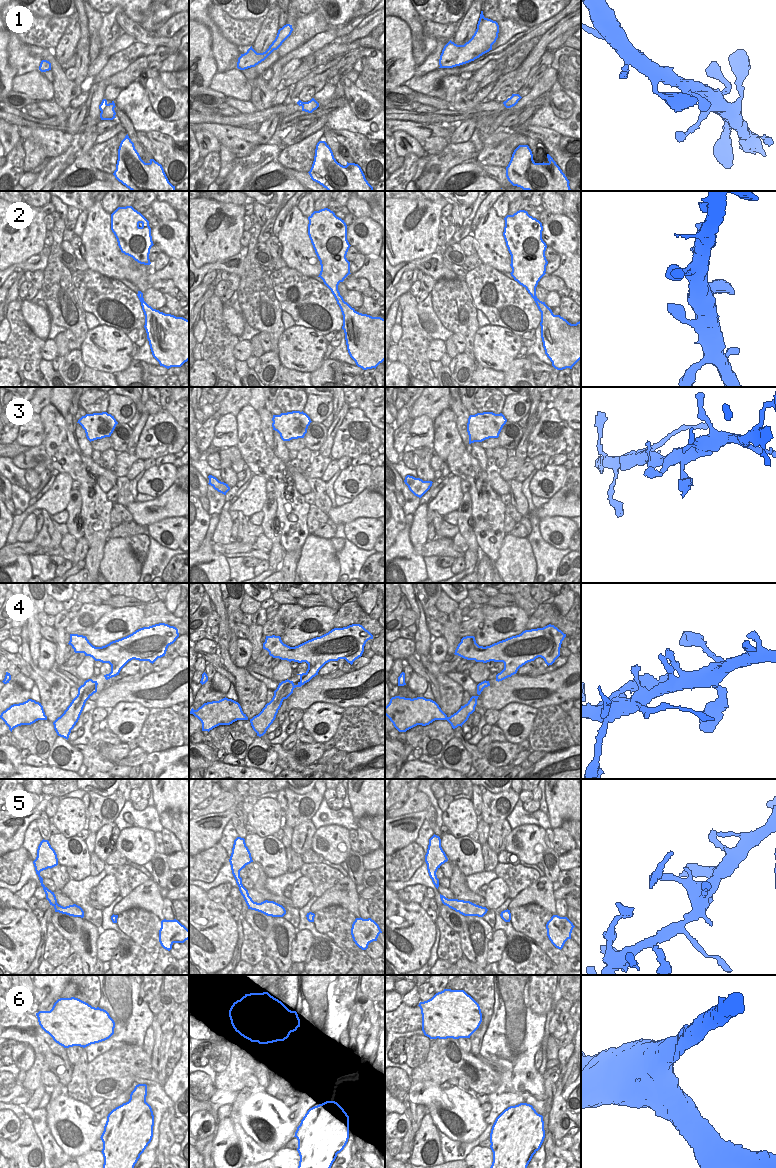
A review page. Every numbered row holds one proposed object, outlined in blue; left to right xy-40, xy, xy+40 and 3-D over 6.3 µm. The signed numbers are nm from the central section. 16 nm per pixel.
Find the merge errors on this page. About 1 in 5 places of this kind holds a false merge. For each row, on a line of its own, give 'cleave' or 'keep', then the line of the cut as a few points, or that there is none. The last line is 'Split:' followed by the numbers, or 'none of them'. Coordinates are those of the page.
1: keep; no cut
2: keep; no cut
3: keep; no cut
4: keep; no cut
5: cleave; cut in xy along (241, 883), (239, 887)
6: keep; no cut
Split: 5

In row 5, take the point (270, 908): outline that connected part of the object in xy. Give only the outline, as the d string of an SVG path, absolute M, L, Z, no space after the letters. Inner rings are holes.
M241 884L239 887L239 891L243 896L248 909L258 911L272 917L283 917L286 914L285 908L274 901L265 900L261 903L254 902L249 896L248 890L243 886L243 884Z

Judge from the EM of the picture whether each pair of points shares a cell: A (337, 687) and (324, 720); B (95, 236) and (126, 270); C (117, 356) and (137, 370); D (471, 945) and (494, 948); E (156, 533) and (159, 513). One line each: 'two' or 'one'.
A: two
B: one
C: two
D: two
E: two

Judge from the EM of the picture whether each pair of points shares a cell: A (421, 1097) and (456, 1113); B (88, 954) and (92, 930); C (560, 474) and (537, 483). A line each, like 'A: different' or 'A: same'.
A: same
B: same
C: same

